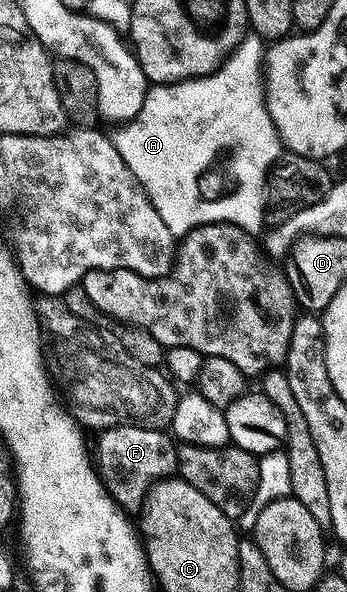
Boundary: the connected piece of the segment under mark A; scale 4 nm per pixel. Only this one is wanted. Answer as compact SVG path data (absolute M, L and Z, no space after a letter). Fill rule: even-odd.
M257 36L243 37L235 50L230 51L219 68L222 70L218 76L208 74L208 80L198 78L186 78L182 82L169 84L154 84L147 89L146 99L143 101L140 112L129 122L119 125L118 131L113 131L114 146L120 152L124 164L132 172L132 176L141 184L143 192L148 196L152 208L160 212L160 220L168 224L168 232L176 236L187 234L189 230L197 226L207 226L213 222L227 223L243 232L255 232L264 226L266 213L266 175L270 173L271 166L279 157L280 143L278 134L274 131L272 120L266 111L266 104L258 102L259 96L264 90L254 90L254 81L260 77L260 63L264 58L264 42ZM214 118L230 118L230 127L223 129L220 140L236 140L238 138L238 150L236 150L236 174L238 180L244 180L246 186L240 186L240 192L232 198L232 212L222 212L220 208L204 206L198 202L196 196L196 176L202 170L203 151L190 146L190 138L210 138L214 134Z

